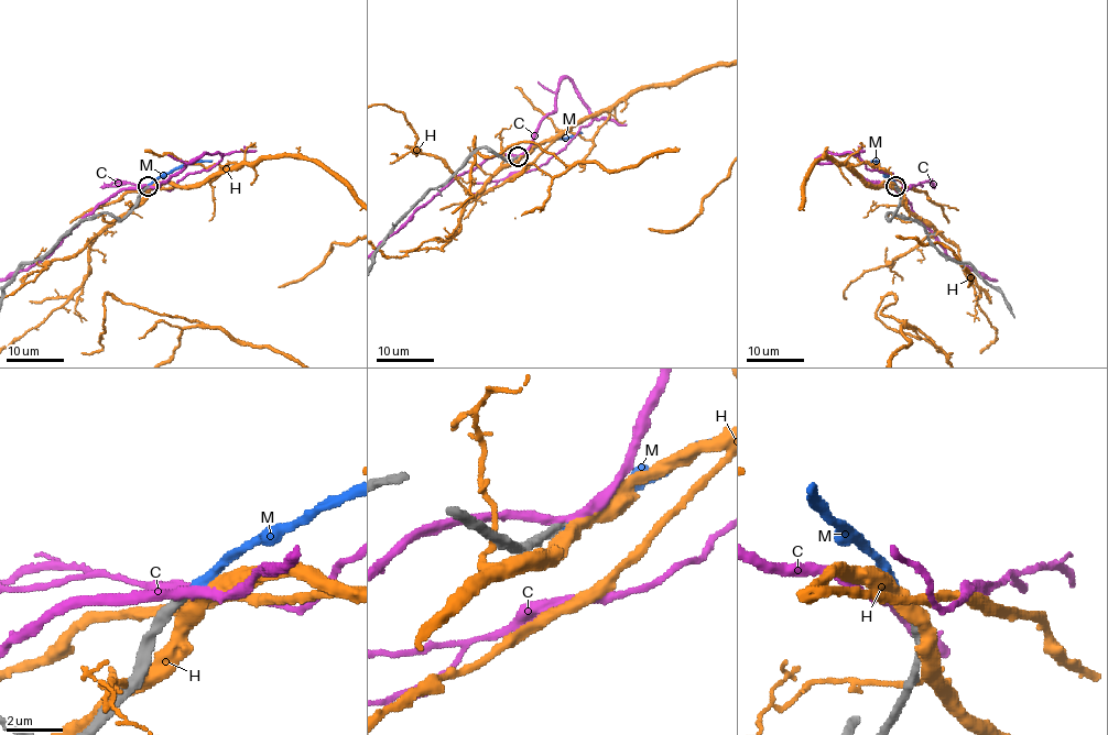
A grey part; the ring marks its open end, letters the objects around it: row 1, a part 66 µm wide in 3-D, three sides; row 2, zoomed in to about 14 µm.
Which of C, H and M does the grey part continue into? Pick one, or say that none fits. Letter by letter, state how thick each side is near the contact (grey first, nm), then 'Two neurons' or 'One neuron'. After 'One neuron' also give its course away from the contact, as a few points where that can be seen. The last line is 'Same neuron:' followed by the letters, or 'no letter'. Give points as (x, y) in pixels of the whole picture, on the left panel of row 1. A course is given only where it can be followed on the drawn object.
C: Thickness 320 nm (grey) against 320 nm. Two neurons
H: Thickness 340 nm (grey) against 500 nm. Two neurons
M: Thickness 320 nm (grey) against 280 nm. One neuron. Its course: (147, 186), (180, 166), (212, 162)
Same neuron: M

